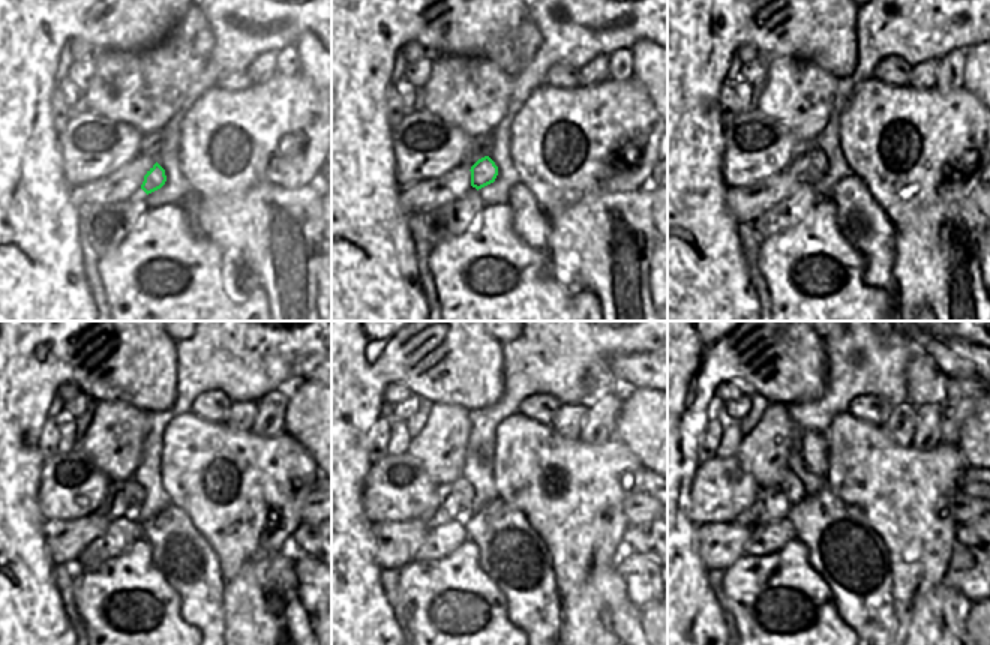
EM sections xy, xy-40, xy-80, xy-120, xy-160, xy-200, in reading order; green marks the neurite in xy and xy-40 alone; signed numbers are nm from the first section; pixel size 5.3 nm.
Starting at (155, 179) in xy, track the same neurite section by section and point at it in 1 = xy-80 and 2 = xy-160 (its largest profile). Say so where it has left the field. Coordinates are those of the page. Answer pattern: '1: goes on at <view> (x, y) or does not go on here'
1: goes on at xy-80 (816, 162)
2: goes on at xy-160 (464, 492)

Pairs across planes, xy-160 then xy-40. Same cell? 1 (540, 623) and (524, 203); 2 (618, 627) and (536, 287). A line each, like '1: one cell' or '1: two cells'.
1: one cell
2: two cells

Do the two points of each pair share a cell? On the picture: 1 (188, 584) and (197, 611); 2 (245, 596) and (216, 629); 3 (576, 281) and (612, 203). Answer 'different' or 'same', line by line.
1: same
2: different
3: same

